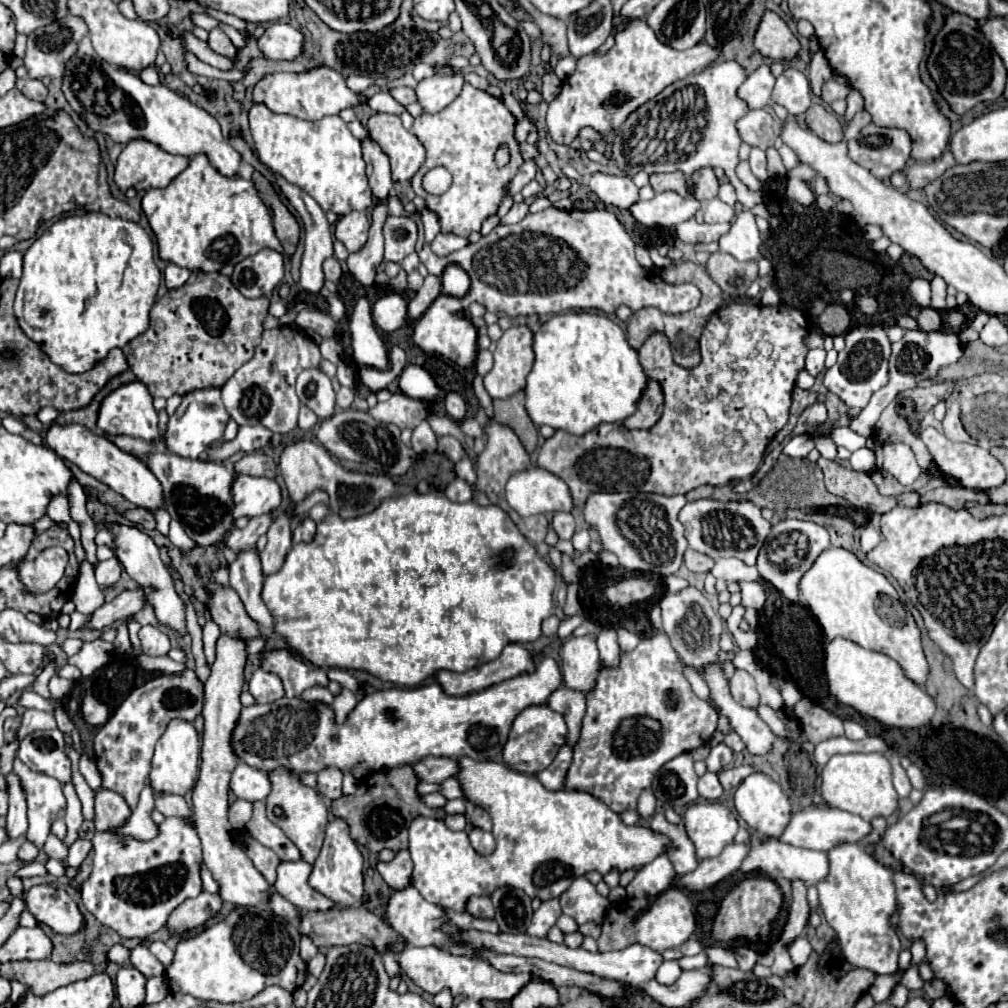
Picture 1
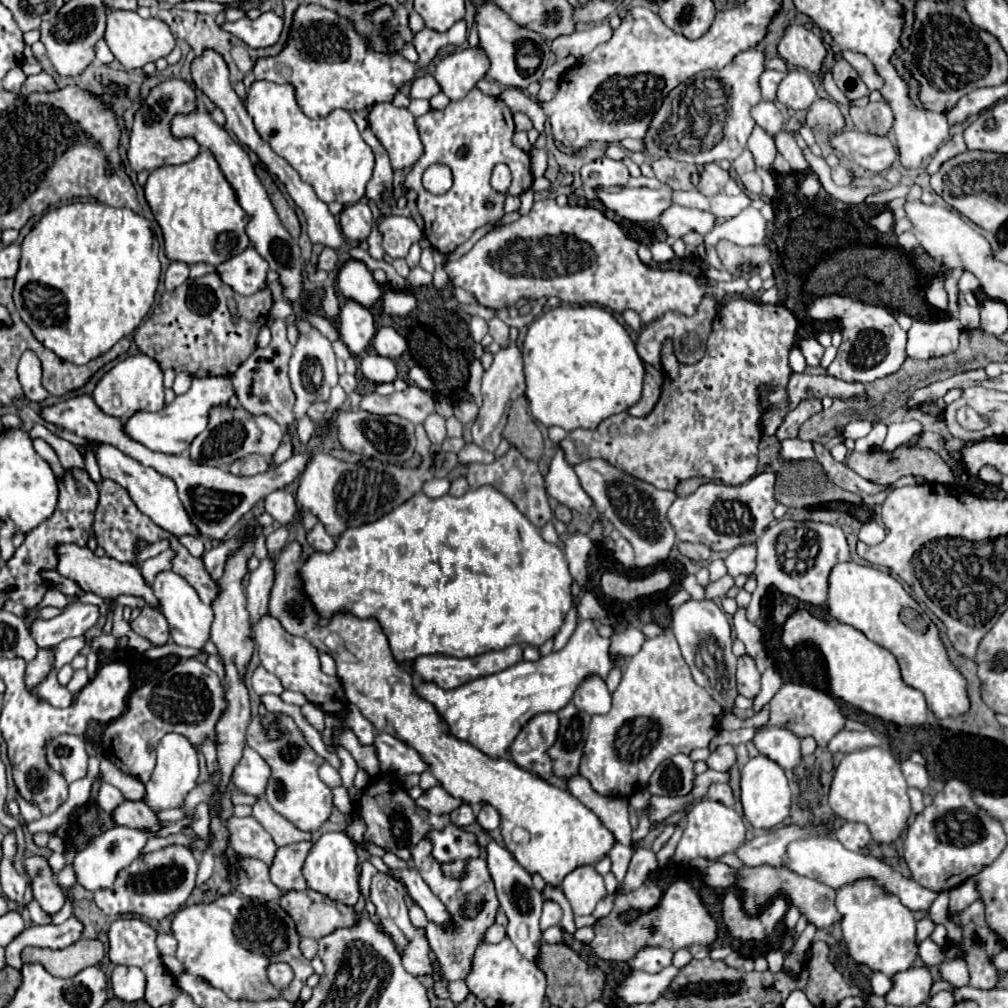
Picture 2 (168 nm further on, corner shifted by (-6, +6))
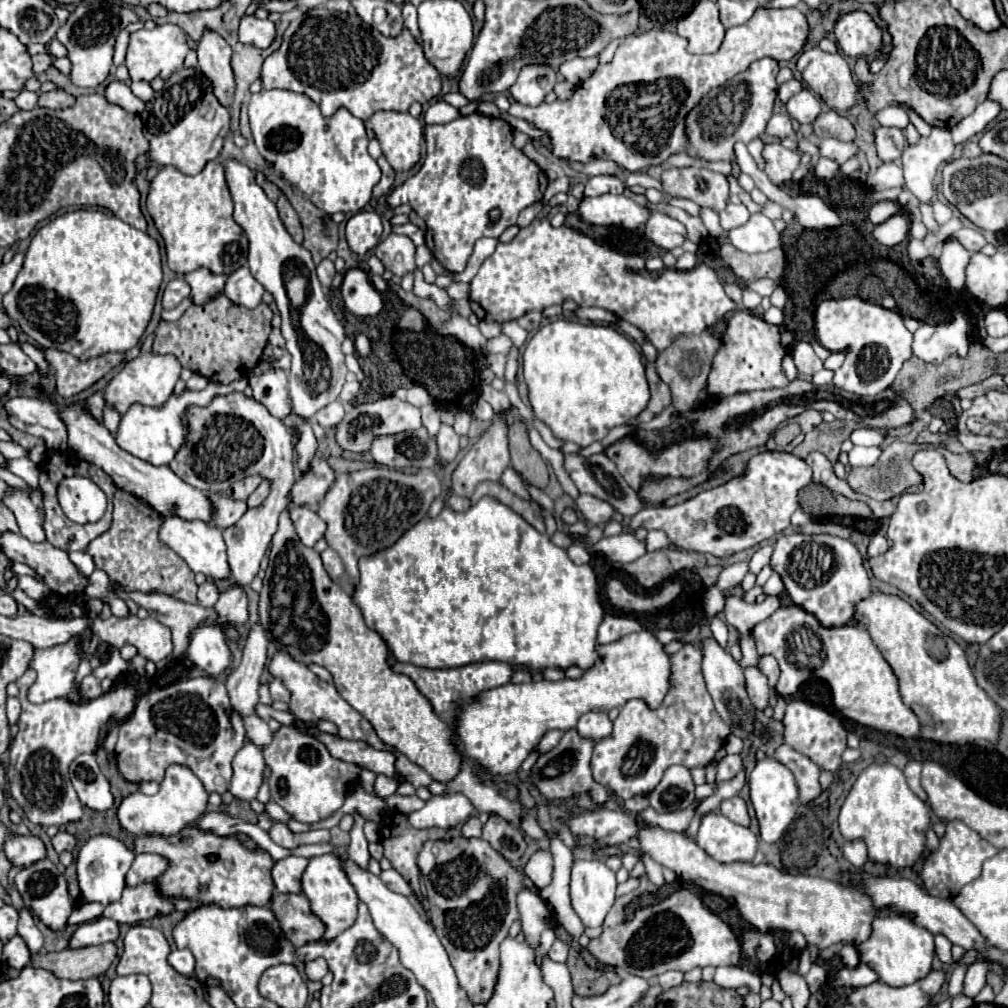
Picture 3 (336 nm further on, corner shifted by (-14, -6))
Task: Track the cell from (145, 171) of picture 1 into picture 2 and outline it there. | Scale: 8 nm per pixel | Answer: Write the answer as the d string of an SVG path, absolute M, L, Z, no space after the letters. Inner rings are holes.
M169 78L149 90L149 96L143 100L139 110L135 112L135 122L131 128L131 144L127 150L127 158L135 172L155 170L159 166L169 164L185 164L191 162L199 154L199 144L195 138L175 138L171 134L171 120L177 114L189 114L197 110L195 88L183 78Z

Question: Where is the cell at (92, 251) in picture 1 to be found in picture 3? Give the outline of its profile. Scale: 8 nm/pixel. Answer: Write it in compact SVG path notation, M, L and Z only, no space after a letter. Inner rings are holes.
M75 210L75 212L67 212L63 216L53 218L49 224L39 228L39 232L33 236L33 240L29 244L29 250L25 254L25 264L23 264L19 276L17 276L13 288L3 296L3 308L21 326L21 330L29 338L33 338L39 346L57 348L57 350L73 354L81 362L87 362L89 358L97 358L97 356L103 356L103 354L109 354L109 352L127 352L133 346L137 346L137 342L143 336L147 324L151 322L153 306L157 302L157 294L159 294L161 282L163 282L161 254L159 254L159 244L157 244L155 238L151 238L147 232L141 232L141 230L129 226L127 222L115 218L113 214L105 214L101 210Z

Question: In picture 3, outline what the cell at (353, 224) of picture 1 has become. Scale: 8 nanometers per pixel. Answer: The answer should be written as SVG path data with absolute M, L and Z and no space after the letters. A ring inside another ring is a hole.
M357 212L347 220L345 232L347 232L349 248L355 254L365 256L377 246L383 234L383 224L375 212Z

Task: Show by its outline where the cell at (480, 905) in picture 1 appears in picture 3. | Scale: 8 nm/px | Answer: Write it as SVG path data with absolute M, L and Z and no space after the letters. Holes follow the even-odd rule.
M463 836L427 842L419 852L419 868L429 896L431 922L443 948L449 954L457 980L473 1004L487 1004L497 980L499 944L505 940L509 926L517 920L515 896L523 888L523 874L517 868L513 868L503 856L499 856L499 852L495 852L483 838L463 838Z

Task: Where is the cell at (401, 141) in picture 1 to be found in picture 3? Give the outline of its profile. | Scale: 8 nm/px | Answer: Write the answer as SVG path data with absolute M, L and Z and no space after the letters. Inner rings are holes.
M377 112L369 118L381 150L395 172L409 172L421 160L423 126L409 112Z

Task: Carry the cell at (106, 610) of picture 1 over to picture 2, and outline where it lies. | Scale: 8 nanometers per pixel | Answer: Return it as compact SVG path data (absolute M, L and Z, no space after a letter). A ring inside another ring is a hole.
M69 602L59 616L51 620L35 618L29 622L29 630L37 646L53 648L61 640L71 636L83 636L99 620L99 608L83 602Z

